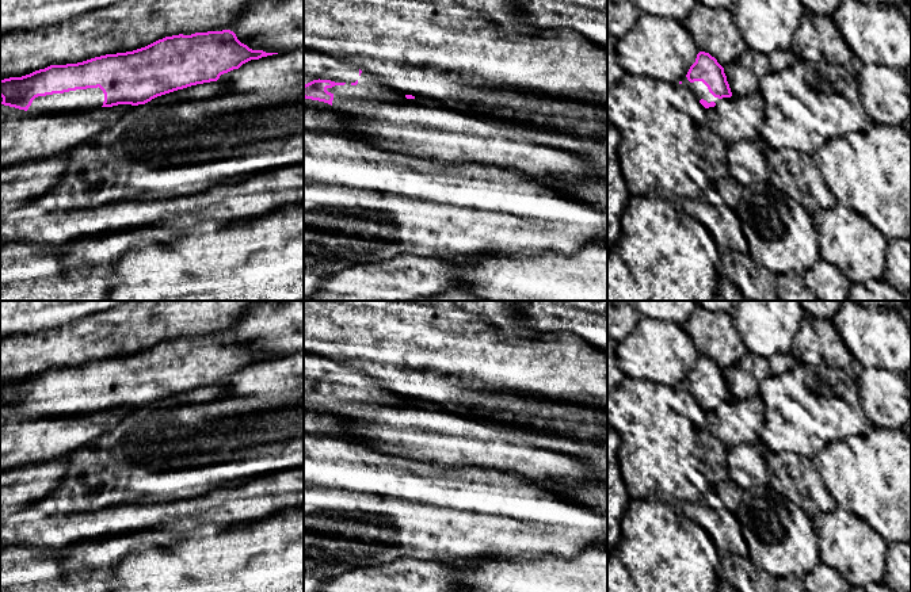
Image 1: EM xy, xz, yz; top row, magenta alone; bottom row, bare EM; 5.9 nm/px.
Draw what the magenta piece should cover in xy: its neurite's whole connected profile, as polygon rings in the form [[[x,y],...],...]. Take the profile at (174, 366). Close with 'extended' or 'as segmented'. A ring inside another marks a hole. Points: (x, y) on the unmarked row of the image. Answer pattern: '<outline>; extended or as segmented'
[[[230,333],[195,336],[191,339],[179,337],[165,340],[133,355],[106,358],[77,367],[50,368],[22,381],[0,383],[1,408],[28,416],[50,415],[56,417],[89,415],[118,408],[138,409],[178,393],[217,385],[221,378],[239,373],[243,367],[251,363],[259,363],[272,358],[278,356],[249,352],[247,348],[241,347]]]; extended

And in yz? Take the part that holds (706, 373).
[[[705,355],[697,358],[695,366],[682,382],[682,389],[689,392],[705,412],[732,400],[724,371]]]; extended

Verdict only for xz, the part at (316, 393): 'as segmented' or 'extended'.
extended

